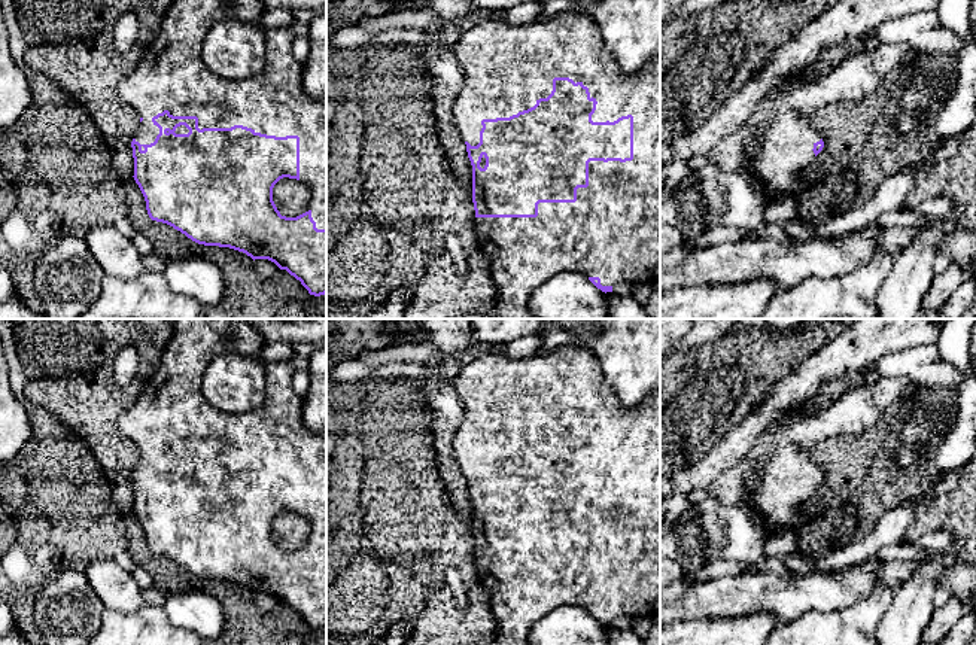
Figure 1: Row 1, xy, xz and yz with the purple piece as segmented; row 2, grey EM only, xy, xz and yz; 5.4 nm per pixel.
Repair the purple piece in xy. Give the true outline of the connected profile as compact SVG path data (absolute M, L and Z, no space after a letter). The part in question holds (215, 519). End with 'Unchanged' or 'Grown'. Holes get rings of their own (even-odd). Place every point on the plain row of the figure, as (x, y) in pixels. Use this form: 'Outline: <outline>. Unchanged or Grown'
Outline: M176 319L173 335L162 353L158 368L145 380L145 389L136 402L116 416L121 432L130 438L140 451L140 459L131 475L134 492L134 514L139 518L146 544L152 554L167 557L185 568L188 572L204 579L229 581L246 587L253 594L268 593L280 603L301 615L310 629L320 630L326 627L326 432L314 433L302 423L302 398L292 389L292 378L297 369L289 360L267 362L265 365L265 398L256 408L241 414L226 413L215 408L201 393L203 375L209 363L221 355L232 353L250 358L261 358L262 340L259 332L243 319ZM283 512L297 512L311 524L311 542L297 551L282 550L273 535L273 521Z. Grown

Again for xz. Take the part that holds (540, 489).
Outline: M565 346L547 355L511 359L499 349L478 358L456 375L453 386L463 402L465 416L453 438L454 457L466 478L472 499L472 536L475 579L490 593L490 608L498 623L492 645L529 645L535 623L562 605L586 609L602 626L618 617L654 615L660 611L660 387L635 408L624 408L605 378L596 356L587 349Z. Grown

